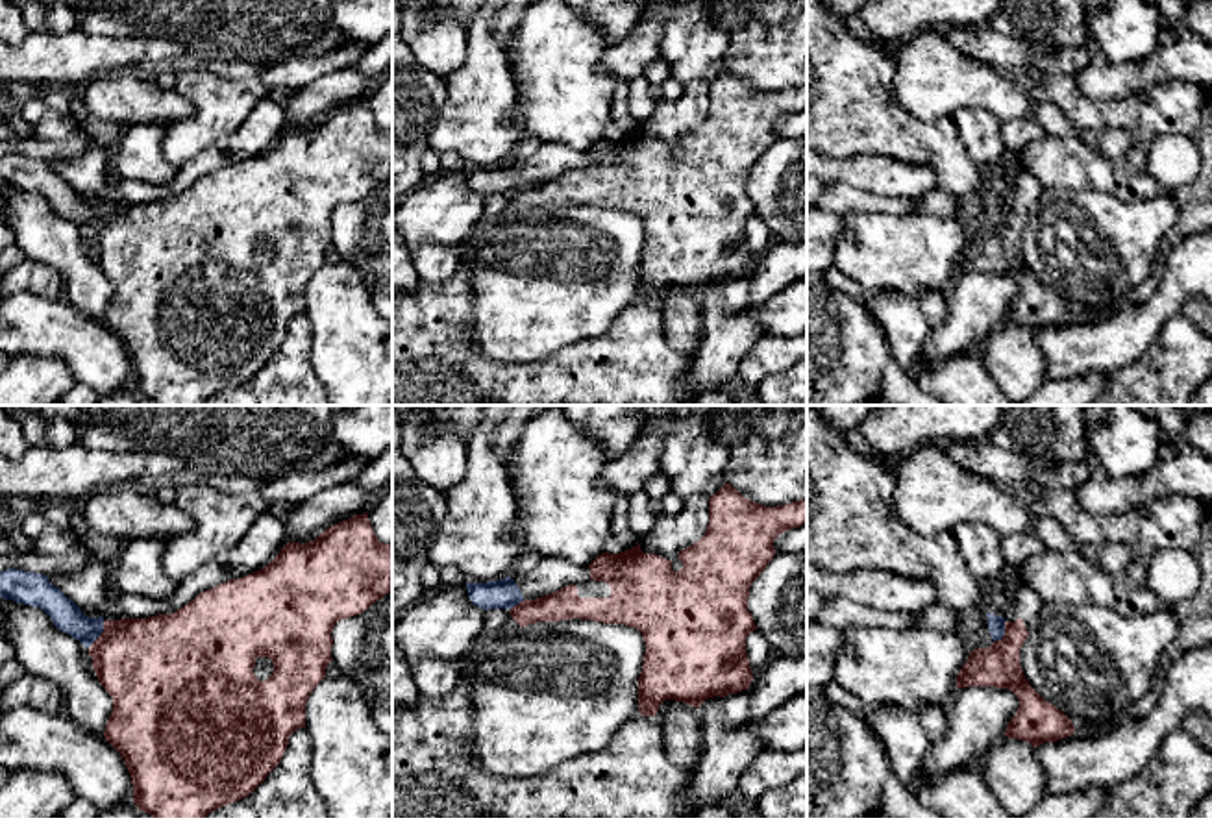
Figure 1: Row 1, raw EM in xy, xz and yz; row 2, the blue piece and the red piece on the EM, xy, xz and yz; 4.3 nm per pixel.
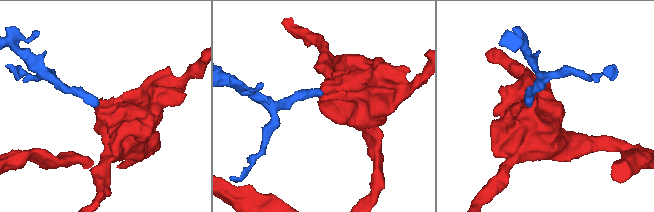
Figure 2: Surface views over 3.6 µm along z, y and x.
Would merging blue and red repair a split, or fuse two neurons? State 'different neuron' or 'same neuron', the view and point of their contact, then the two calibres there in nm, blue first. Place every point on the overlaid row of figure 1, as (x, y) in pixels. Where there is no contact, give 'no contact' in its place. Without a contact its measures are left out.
different neuron; contact yz (1003, 633); calibres 80 and 190 nm

